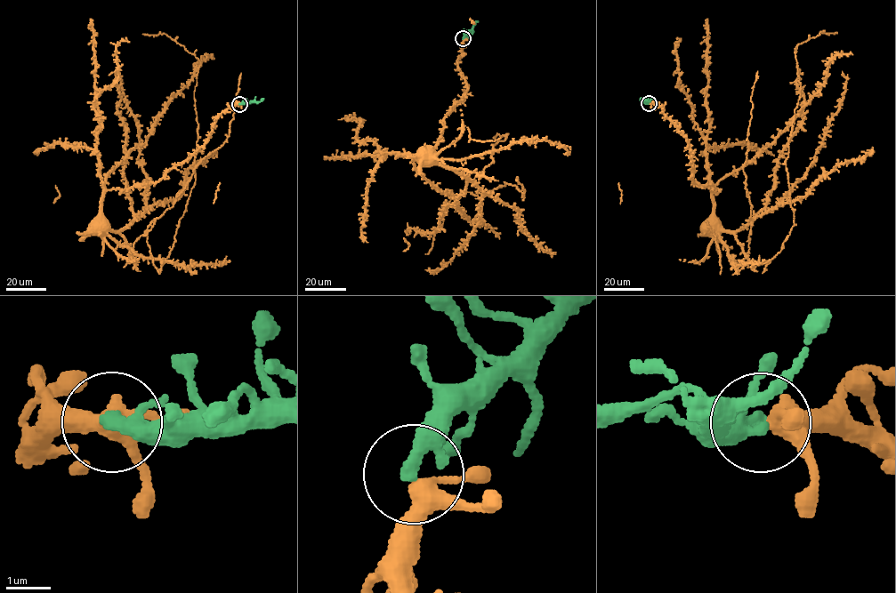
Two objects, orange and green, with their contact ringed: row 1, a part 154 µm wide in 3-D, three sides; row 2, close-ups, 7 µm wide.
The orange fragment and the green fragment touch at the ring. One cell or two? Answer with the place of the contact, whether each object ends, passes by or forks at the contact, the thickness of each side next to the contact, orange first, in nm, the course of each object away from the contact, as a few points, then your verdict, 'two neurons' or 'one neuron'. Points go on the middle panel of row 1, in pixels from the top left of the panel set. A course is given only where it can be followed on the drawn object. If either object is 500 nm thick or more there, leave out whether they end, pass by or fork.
(463, 38) | orange forks | green forks | 320/240 nm | orange via (464, 39), (457, 65), (468, 86), (448, 112), (441, 135), (433, 148), (415, 156), (427, 156), (427, 153) | green via (464, 38), (477, 21) | one neuron

